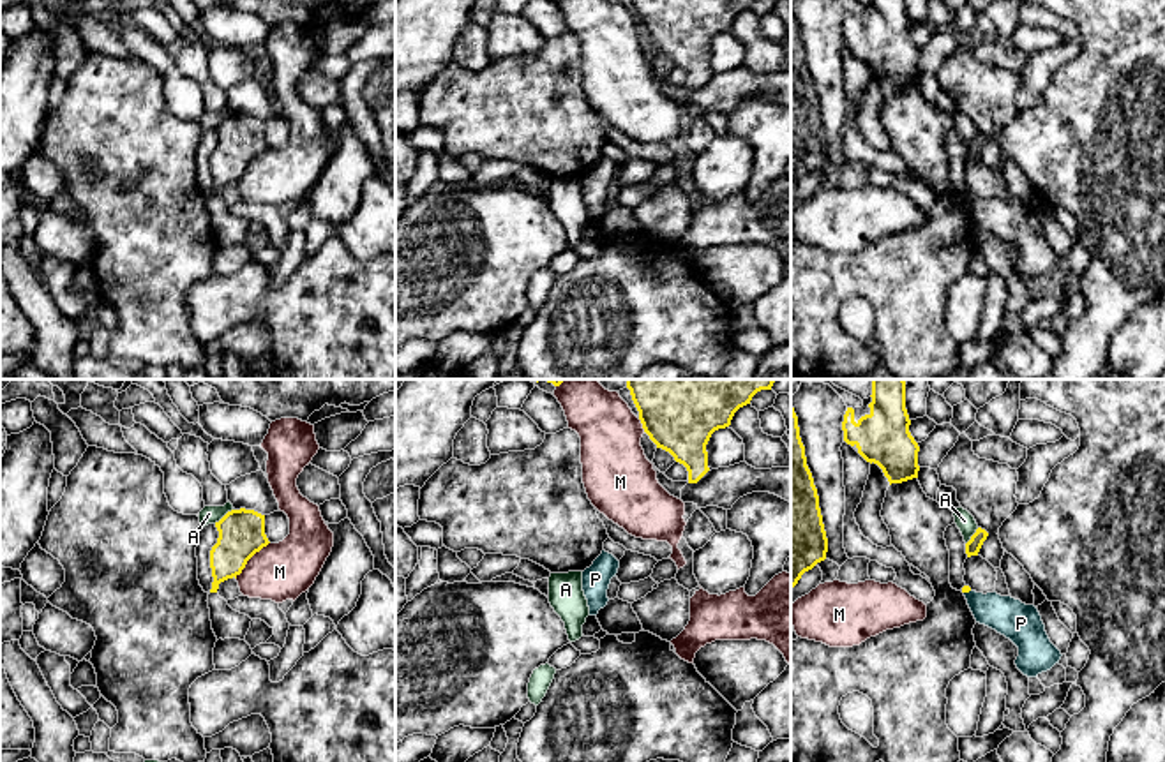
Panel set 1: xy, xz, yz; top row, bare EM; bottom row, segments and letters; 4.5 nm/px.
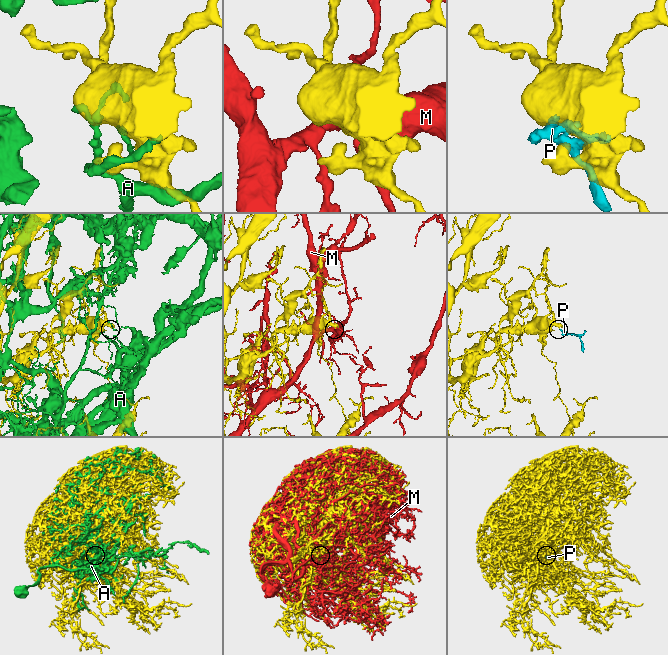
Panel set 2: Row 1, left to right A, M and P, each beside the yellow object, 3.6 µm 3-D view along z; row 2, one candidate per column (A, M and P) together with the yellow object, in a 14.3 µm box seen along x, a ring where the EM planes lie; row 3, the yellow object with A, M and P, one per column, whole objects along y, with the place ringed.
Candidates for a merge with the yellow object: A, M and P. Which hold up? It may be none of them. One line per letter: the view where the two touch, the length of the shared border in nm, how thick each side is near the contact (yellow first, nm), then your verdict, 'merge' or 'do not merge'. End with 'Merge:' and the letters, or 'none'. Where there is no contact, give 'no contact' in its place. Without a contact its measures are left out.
A: meets yellow in xy; contact 120 nm long; 200 nm thick on the yellow side, 80 nm on the other; do not merge
M: meets yellow in xy; contact 220 nm long; 200 nm thick on the yellow side, 260 nm on the other; do not merge
P: meets yellow in yz; contact 40 nm long; 30 nm thick on the yellow side, 170 nm on the other; merge
Merge: P

